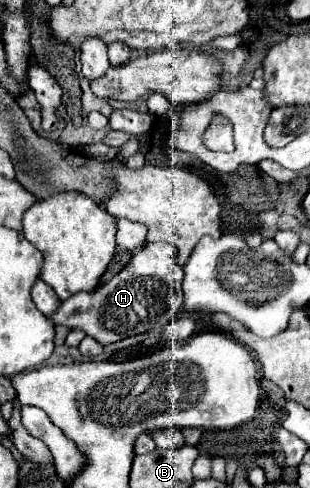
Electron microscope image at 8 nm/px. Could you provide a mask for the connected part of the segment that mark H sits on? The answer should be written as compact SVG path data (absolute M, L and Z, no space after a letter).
M145 243L139 247L131 261L111 281L93 293L75 293L63 301L49 317L55 325L69 329L77 327L101 345L111 345L131 335L165 327L183 307L183 267L177 263L177 249L169 243Z

